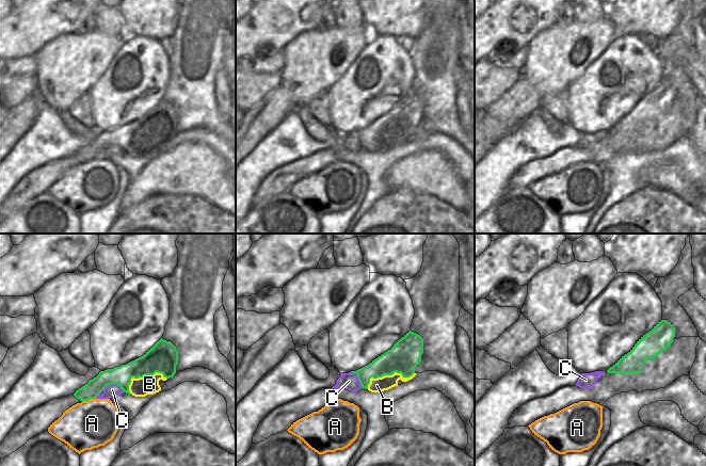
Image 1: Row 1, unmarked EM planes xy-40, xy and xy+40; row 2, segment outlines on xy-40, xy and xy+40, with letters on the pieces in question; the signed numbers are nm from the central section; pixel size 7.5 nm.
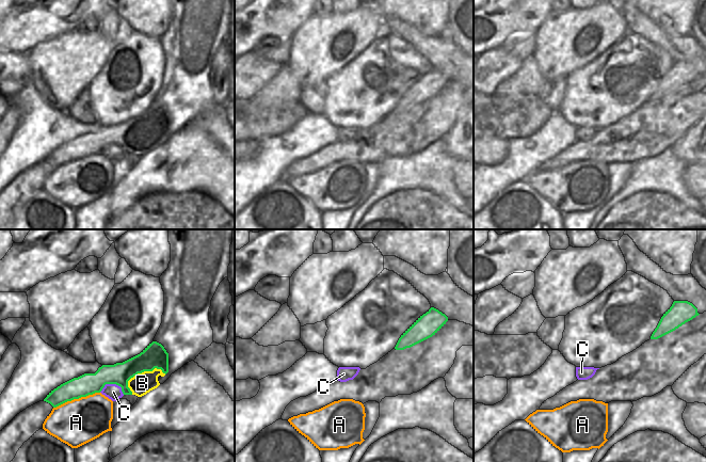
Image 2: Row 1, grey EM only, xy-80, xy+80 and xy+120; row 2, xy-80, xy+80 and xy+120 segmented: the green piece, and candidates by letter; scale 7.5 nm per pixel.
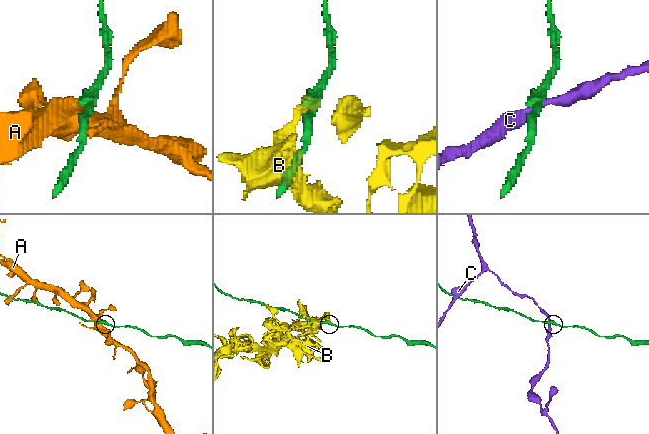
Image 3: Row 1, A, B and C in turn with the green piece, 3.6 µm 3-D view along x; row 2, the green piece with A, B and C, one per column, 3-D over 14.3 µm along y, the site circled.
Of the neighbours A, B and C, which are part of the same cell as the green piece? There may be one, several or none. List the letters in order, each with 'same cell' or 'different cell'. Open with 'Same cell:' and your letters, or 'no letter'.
Same cell: no letter
A: different cell
B: different cell
C: different cell

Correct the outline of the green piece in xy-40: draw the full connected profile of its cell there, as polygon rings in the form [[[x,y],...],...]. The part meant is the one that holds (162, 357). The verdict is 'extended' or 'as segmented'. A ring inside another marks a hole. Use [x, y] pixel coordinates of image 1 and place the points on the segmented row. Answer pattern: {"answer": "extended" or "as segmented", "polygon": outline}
{"answer": "as segmented", "polygon": [[[164,339],[157,341],[143,356],[119,367],[100,371],[87,384],[76,390],[74,396],[80,401],[95,399],[107,386],[117,384],[126,393],[130,395],[131,379],[162,373],[164,377],[173,377],[178,364],[176,347]]]}

